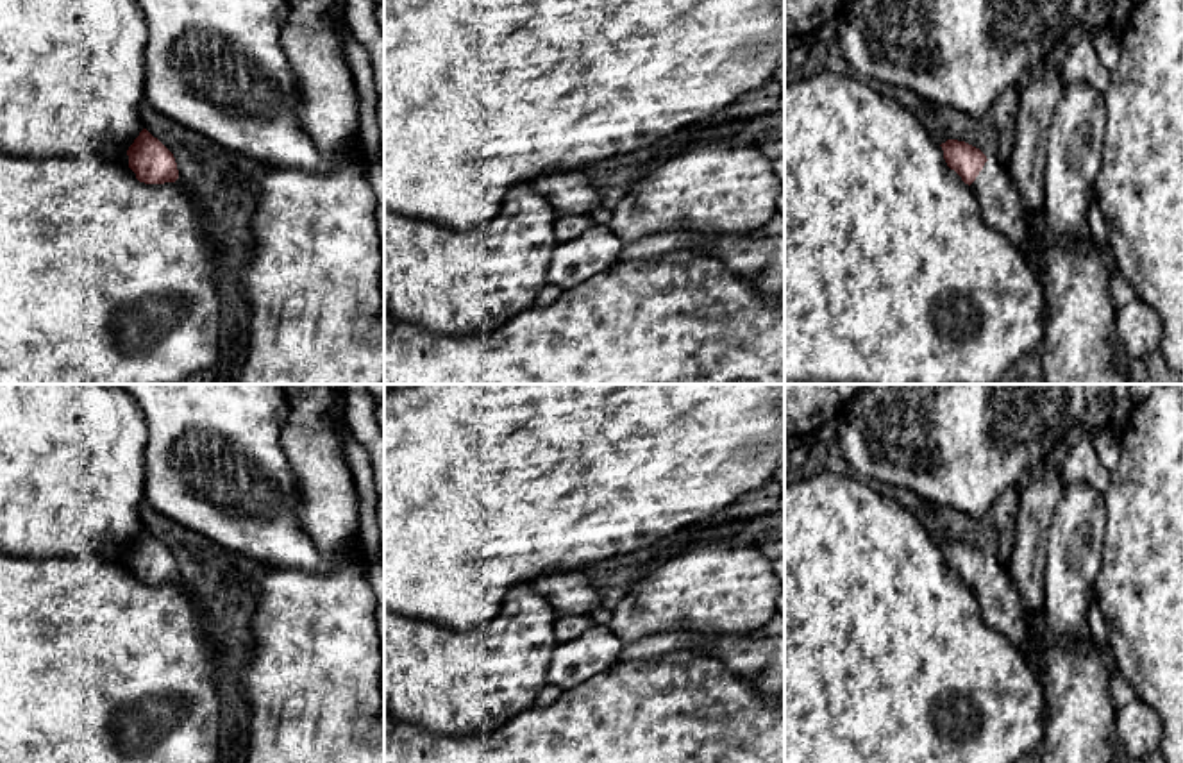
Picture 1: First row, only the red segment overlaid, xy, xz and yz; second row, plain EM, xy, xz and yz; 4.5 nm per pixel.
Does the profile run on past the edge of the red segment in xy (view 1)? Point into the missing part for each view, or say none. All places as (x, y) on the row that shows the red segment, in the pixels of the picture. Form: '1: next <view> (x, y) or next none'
1: next none

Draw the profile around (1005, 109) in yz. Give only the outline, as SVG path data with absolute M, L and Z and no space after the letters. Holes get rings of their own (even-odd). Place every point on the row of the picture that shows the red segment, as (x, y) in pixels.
M1020 82L1008 86L990 111L999 130L999 150L995 161L1003 168L1010 164L1010 155L1013 150L1017 111L1020 104L1022 88L1024 86Z

